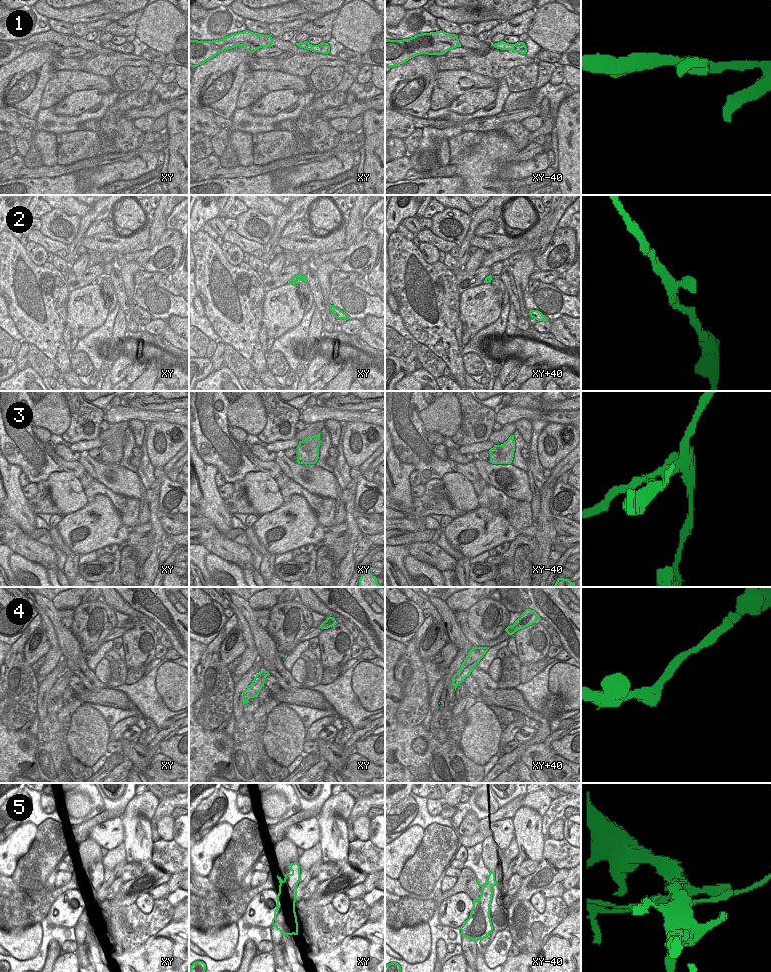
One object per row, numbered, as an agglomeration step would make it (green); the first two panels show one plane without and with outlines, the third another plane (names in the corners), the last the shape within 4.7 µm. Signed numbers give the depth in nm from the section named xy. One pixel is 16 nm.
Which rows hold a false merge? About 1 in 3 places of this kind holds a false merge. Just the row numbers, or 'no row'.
2, 3, 5

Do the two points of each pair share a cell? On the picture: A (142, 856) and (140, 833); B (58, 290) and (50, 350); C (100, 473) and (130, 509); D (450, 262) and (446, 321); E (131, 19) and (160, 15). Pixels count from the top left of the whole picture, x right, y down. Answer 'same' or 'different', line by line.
A: same
B: same
C: different
D: different
E: different

